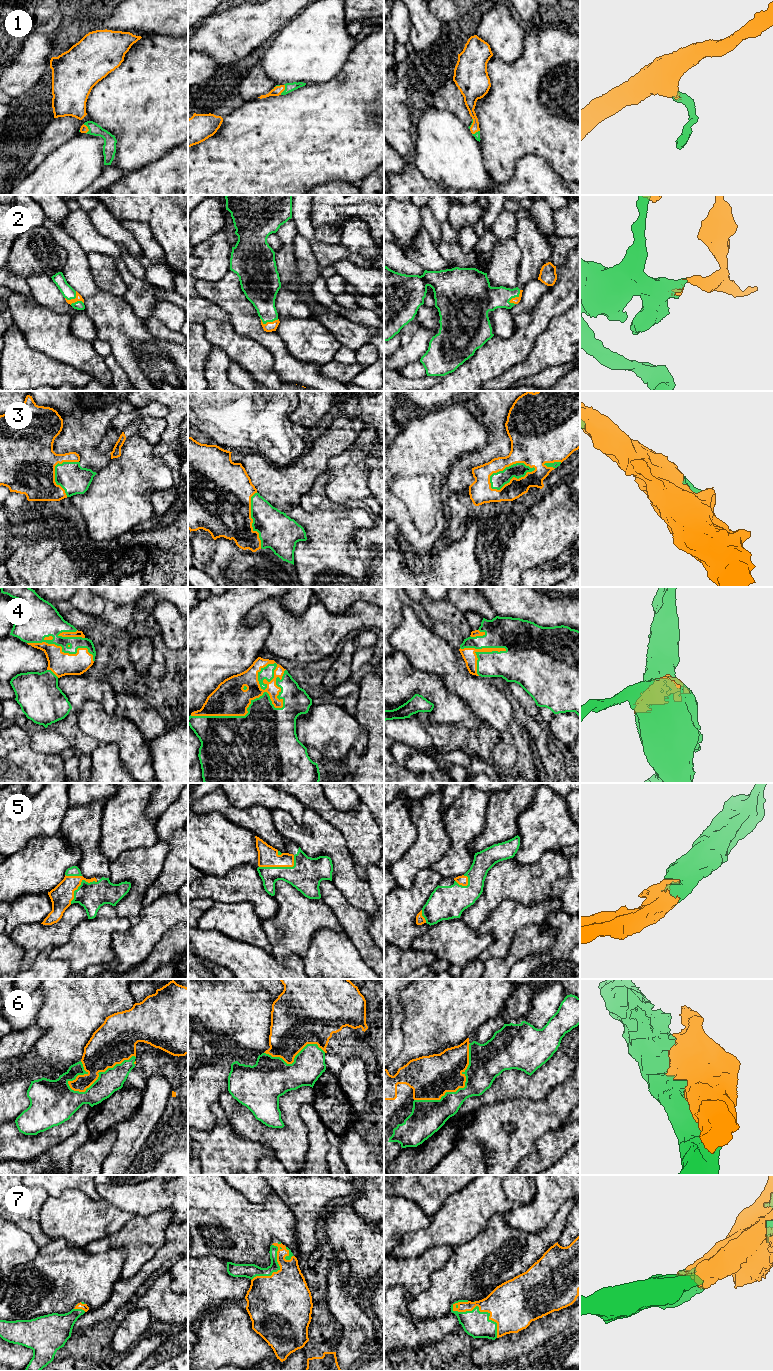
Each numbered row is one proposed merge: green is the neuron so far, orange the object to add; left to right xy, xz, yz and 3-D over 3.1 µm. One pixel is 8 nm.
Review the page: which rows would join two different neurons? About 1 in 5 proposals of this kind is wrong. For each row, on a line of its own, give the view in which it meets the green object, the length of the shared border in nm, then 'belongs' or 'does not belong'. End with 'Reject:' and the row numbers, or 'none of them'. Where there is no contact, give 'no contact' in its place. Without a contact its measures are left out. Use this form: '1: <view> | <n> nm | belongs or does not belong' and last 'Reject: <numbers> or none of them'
1: xz | 90 nm | belongs
2: yz | 140 nm | belongs
3: yz | 400 nm | belongs
4: xz | 850 nm | belongs
5: xz | 300 nm | belongs
6: xy | 600 nm | does not belong
7: yz | 460 nm | belongs
Reject: 6

